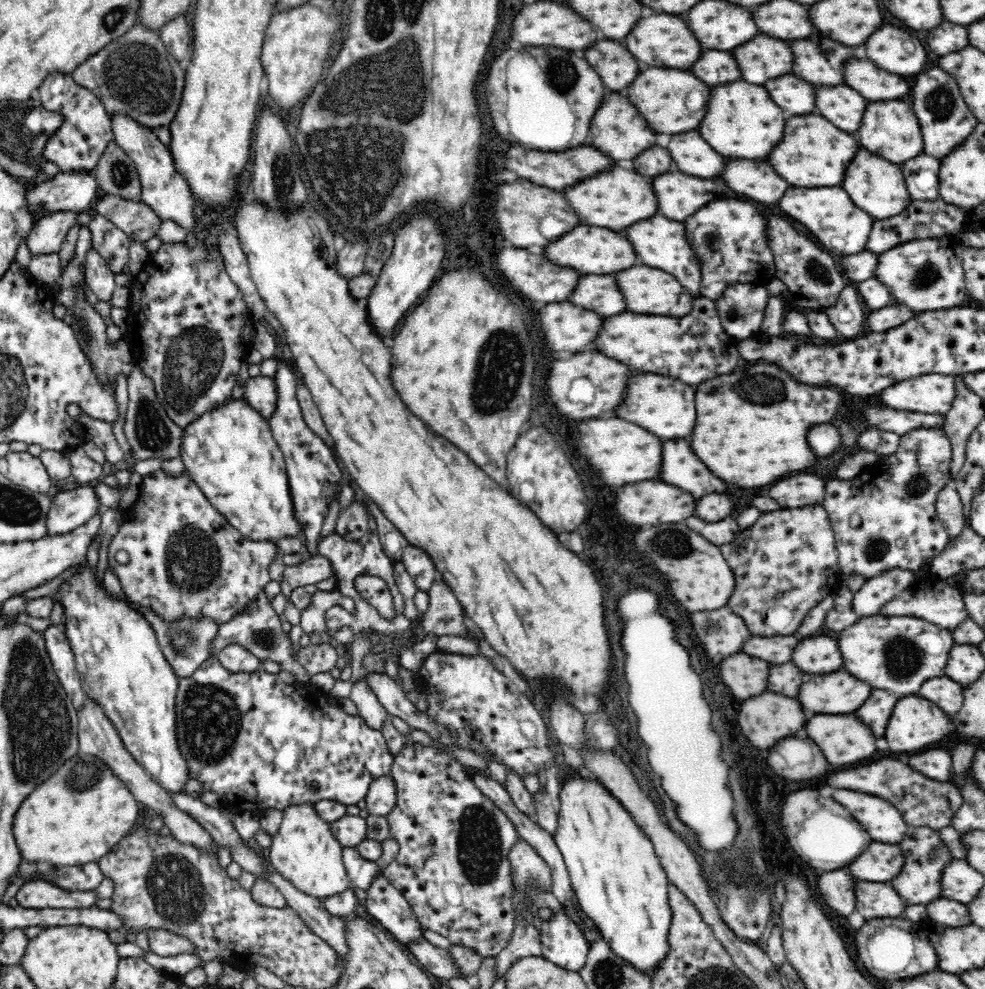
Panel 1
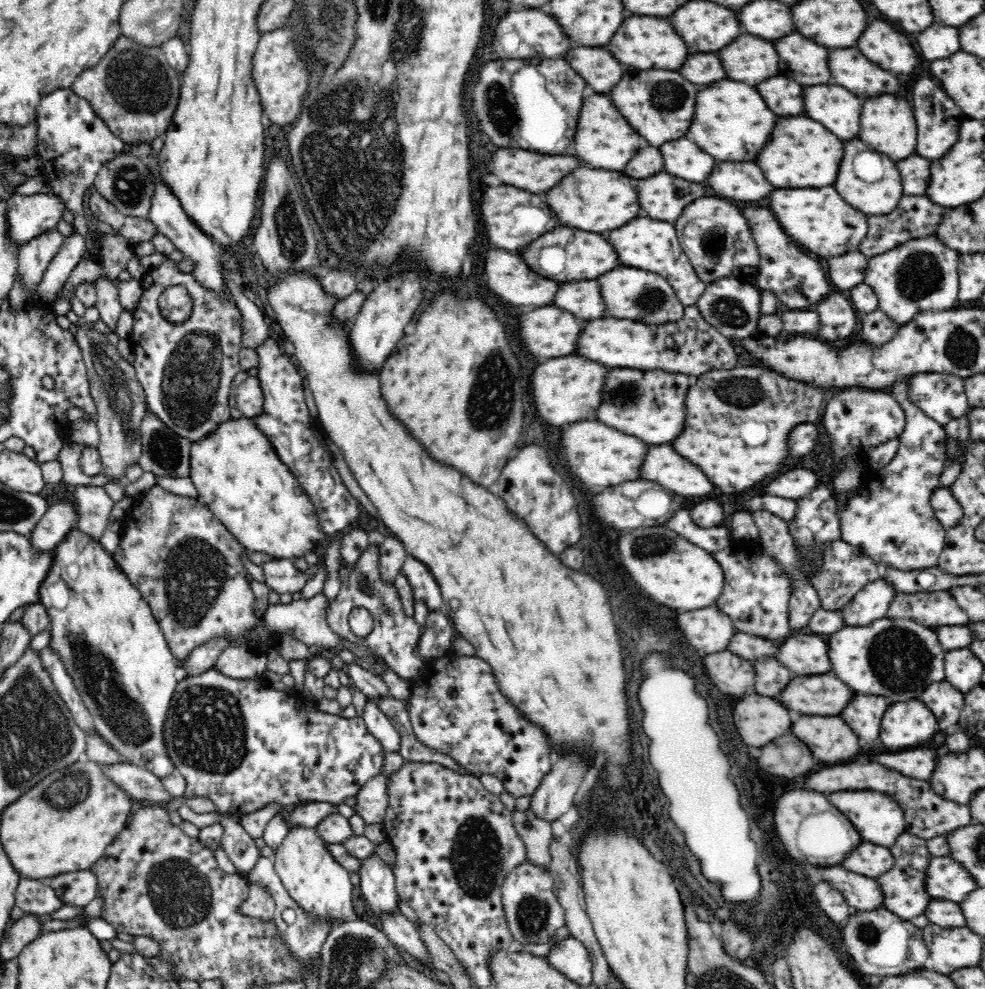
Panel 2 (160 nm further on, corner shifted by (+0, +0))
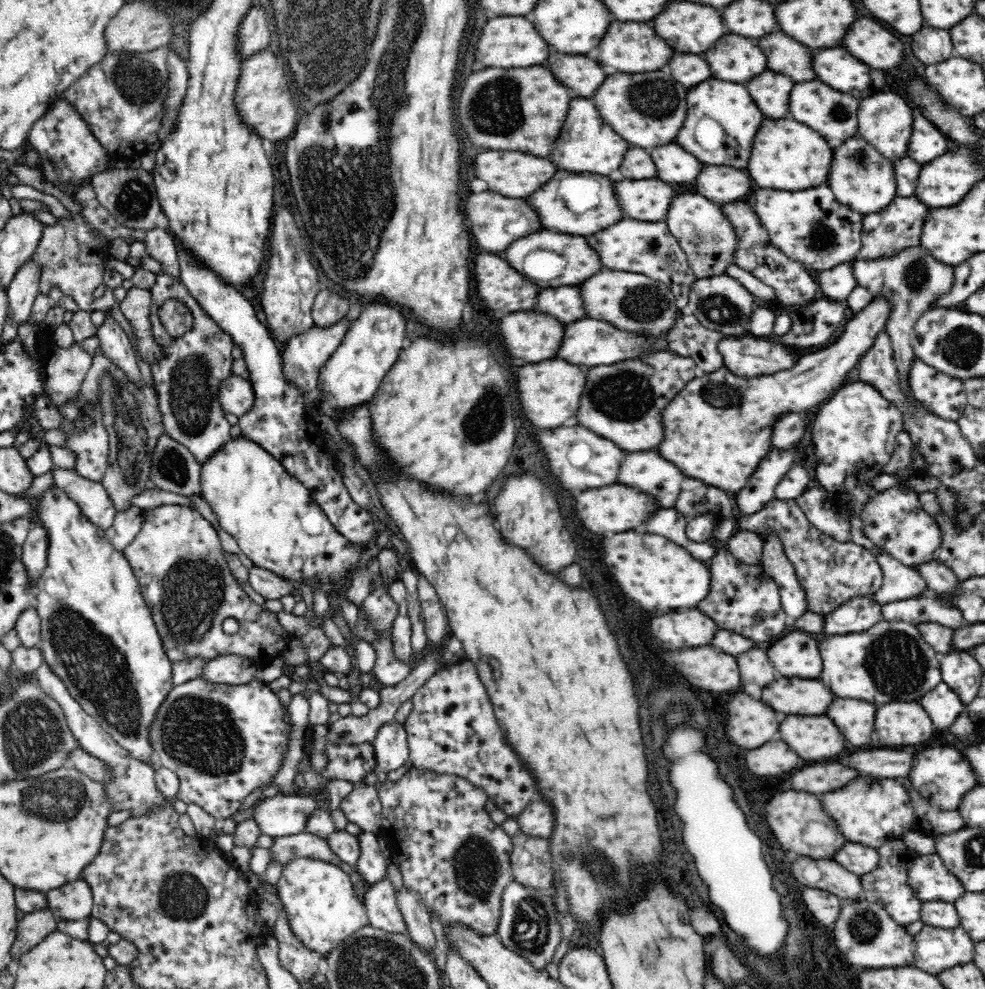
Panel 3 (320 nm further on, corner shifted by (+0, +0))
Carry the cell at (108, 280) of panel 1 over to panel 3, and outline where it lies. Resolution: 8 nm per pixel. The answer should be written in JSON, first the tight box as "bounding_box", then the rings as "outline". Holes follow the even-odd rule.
{"bounding_box":[96,317,144,387],"outline":[[[105,317],[105,321],[97,329],[96,335],[100,340],[101,354],[110,360],[114,367],[124,372],[128,381],[132,381],[138,387],[143,387],[144,382],[141,379],[138,356],[124,329],[111,317]]]}

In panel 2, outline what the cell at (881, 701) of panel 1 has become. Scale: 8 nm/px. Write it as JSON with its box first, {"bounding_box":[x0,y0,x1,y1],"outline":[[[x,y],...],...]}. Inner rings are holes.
{"bounding_box":[840,696,888,744],"outline":[[[856,696],[848,702],[848,708],[840,712],[840,716],[858,734],[860,740],[870,744],[872,740],[878,738],[880,720],[886,708],[888,704],[880,696]]]}

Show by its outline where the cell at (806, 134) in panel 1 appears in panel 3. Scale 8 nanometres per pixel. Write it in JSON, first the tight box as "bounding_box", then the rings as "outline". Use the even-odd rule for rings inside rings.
{"bounding_box":[746,118,832,192],"outline":[[[784,118],[784,120],[762,122],[760,132],[756,132],[756,138],[752,142],[752,156],[746,170],[760,188],[792,192],[824,184],[828,178],[830,162],[832,162],[832,148],[820,134],[812,132],[812,128],[796,120]]]}

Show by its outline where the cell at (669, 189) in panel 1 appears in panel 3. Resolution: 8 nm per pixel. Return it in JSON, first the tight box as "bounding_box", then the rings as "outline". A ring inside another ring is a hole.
{"bounding_box":[614,180,674,222],"outline":[[[622,180],[614,182],[614,192],[622,208],[622,218],[642,222],[664,221],[674,194],[672,184],[662,180]]]}

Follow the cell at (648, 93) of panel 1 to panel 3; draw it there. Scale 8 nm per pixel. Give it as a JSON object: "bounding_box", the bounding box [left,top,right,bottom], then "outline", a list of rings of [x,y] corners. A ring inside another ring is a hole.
{"bounding_box":[594,66,686,148],"outline":[[[668,66],[658,72],[644,74],[612,74],[594,94],[594,104],[606,124],[624,140],[640,148],[656,148],[670,144],[686,118],[686,88],[672,80]]]}

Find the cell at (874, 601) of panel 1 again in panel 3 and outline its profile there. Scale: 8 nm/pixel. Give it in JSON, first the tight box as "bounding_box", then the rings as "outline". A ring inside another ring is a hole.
{"bounding_box":[822,596,883,636],"outline":[[[856,596],[822,618],[822,633],[828,636],[844,636],[865,632],[883,620],[881,605],[871,596]]]}

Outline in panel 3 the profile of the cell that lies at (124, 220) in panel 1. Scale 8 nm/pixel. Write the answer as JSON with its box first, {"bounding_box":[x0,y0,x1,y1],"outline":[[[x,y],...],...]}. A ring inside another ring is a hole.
{"bounding_box":[30,181,132,312],"outline":[[[90,181],[78,187],[70,198],[78,204],[78,212],[69,211],[68,219],[58,219],[52,226],[43,225],[40,242],[34,254],[30,256],[32,262],[36,263],[36,267],[40,267],[38,292],[47,295],[50,290],[53,290],[52,286],[55,286],[59,294],[71,296],[78,309],[88,312],[97,310],[106,312],[118,303],[112,291],[102,286],[106,280],[104,276],[108,273],[105,268],[105,260],[108,256],[98,256],[96,250],[110,248],[114,239],[127,237],[132,234],[132,231],[119,224],[100,204]]]}

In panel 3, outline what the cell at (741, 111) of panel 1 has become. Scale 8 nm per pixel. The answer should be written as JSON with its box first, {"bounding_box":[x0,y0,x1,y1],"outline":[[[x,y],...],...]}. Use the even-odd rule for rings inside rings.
{"bounding_box":[676,80,764,168],"outline":[[[706,80],[694,86],[688,96],[688,112],[684,128],[676,136],[676,144],[694,154],[702,164],[744,168],[750,158],[752,138],[756,136],[764,116],[752,102],[744,84],[732,84],[724,80]]]}

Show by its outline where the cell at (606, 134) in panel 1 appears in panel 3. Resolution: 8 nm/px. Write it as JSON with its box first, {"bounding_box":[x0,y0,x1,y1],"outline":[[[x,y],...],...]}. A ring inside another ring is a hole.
{"bounding_box":[548,98,628,176],"outline":[[[576,98],[570,102],[568,115],[562,124],[562,130],[556,136],[556,146],[552,148],[548,160],[552,160],[558,168],[565,171],[596,172],[602,176],[616,172],[617,176],[626,150],[628,150],[628,144],[624,144],[624,140],[612,128],[608,128],[608,124],[596,112],[596,106],[592,104],[592,100]]]}

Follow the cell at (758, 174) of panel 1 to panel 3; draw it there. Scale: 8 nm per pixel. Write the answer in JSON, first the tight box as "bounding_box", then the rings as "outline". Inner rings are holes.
{"bounding_box":[690,166,752,205],"outline":[[[706,166],[696,176],[696,184],[690,188],[696,188],[700,196],[714,203],[725,205],[748,196],[752,190],[752,180],[746,170],[728,166]]]}

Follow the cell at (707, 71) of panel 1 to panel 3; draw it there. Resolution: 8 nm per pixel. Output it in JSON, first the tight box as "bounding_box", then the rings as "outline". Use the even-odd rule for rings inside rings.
{"bounding_box":[668,54,710,86],"outline":[[[674,54],[668,64],[672,78],[676,78],[684,86],[696,86],[710,78],[708,64],[698,54]]]}

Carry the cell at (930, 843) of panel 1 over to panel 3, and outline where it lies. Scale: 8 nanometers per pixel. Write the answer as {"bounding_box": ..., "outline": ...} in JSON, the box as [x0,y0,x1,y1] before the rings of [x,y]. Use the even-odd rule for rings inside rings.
{"bounding_box":[860,838,922,926],"outline":[[[902,838],[894,839],[884,843],[877,849],[879,852],[879,864],[866,874],[860,875],[863,897],[868,902],[878,903],[900,926],[908,925],[921,920],[922,901],[914,896],[912,889],[908,887],[908,868],[912,866],[912,861],[918,858],[918,854],[910,851]]]}

